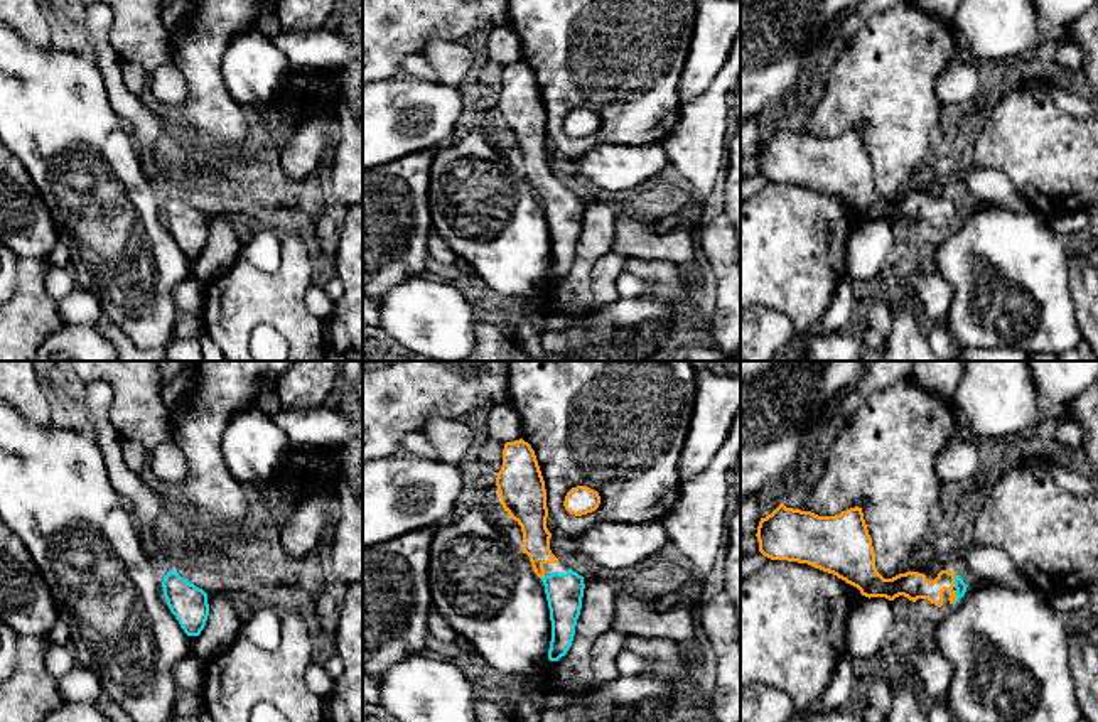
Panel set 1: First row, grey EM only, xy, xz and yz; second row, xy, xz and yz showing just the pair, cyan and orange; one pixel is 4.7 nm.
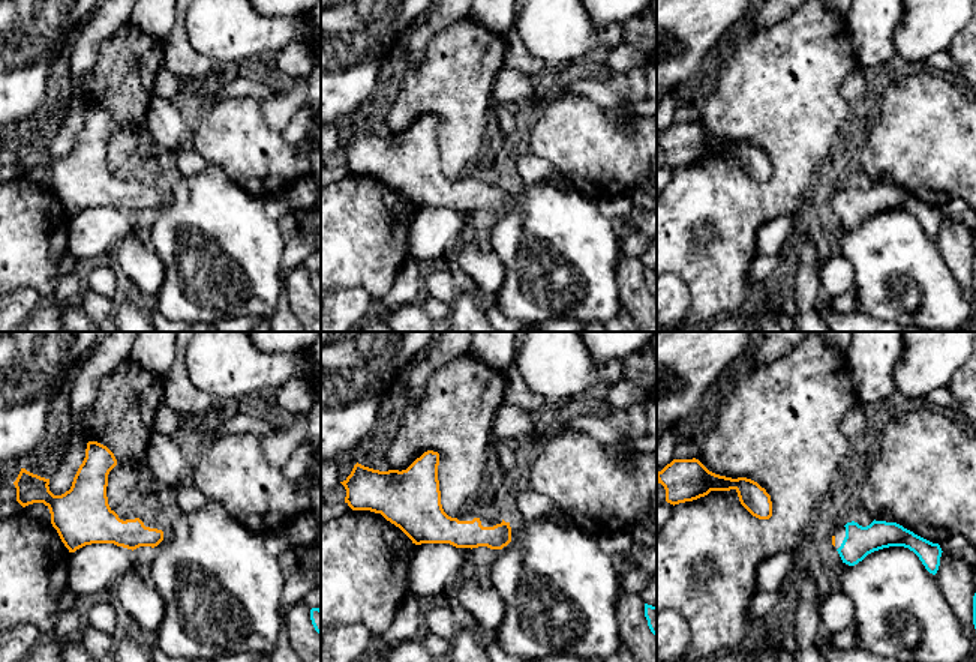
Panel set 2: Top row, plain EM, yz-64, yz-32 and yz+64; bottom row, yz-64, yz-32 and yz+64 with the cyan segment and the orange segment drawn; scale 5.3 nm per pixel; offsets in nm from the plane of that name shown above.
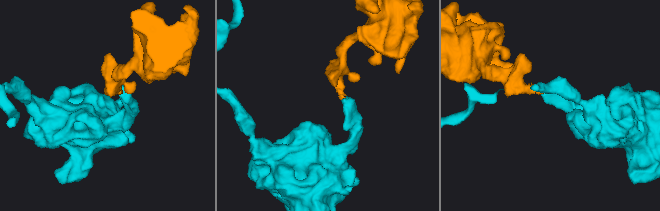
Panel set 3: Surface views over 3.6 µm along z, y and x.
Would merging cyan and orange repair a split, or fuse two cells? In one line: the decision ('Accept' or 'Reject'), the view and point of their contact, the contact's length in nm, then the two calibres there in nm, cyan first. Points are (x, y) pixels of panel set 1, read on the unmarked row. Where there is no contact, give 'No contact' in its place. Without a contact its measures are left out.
Accept. Touches cyan at yz (957, 220). Shared border 70 nm. Thickness 60 nm (cyan) against 130 nm

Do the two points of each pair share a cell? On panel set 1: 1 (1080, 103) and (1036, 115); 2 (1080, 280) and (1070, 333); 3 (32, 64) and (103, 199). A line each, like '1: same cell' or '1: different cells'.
1: different cells
2: different cells
3: same cell

